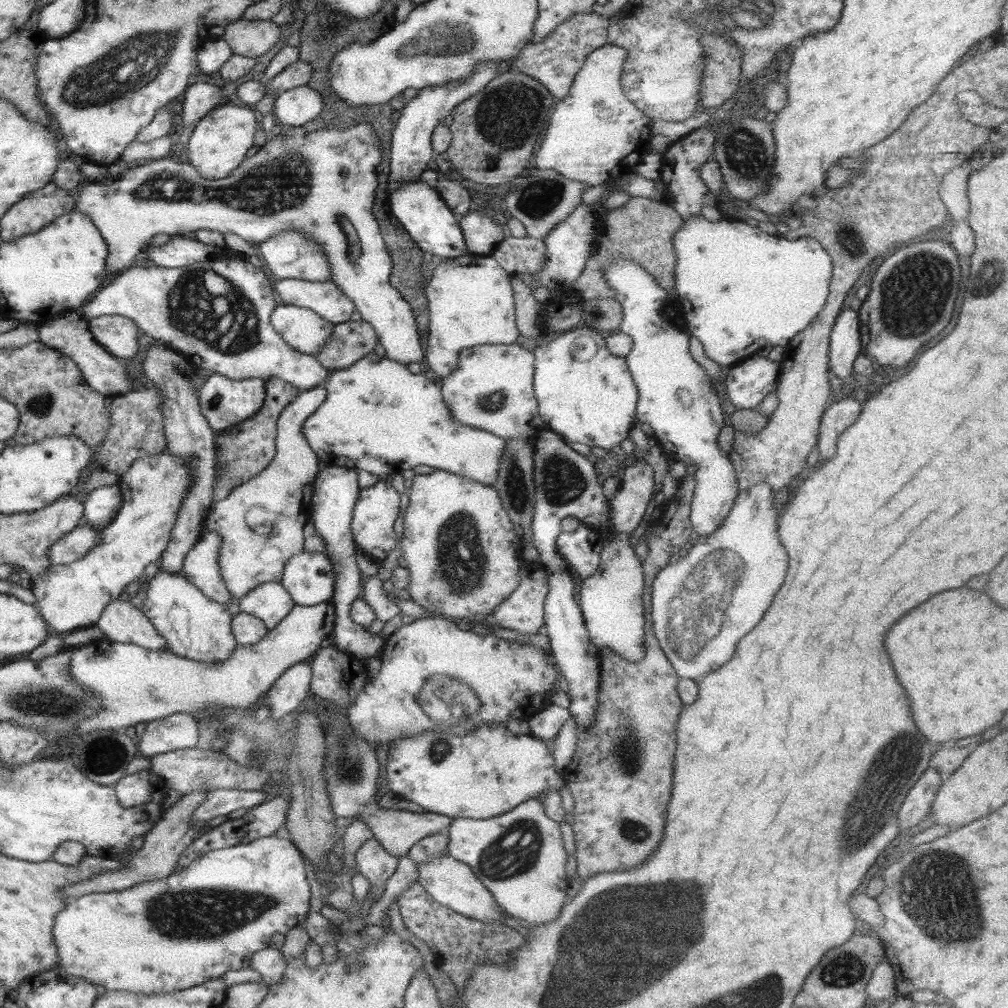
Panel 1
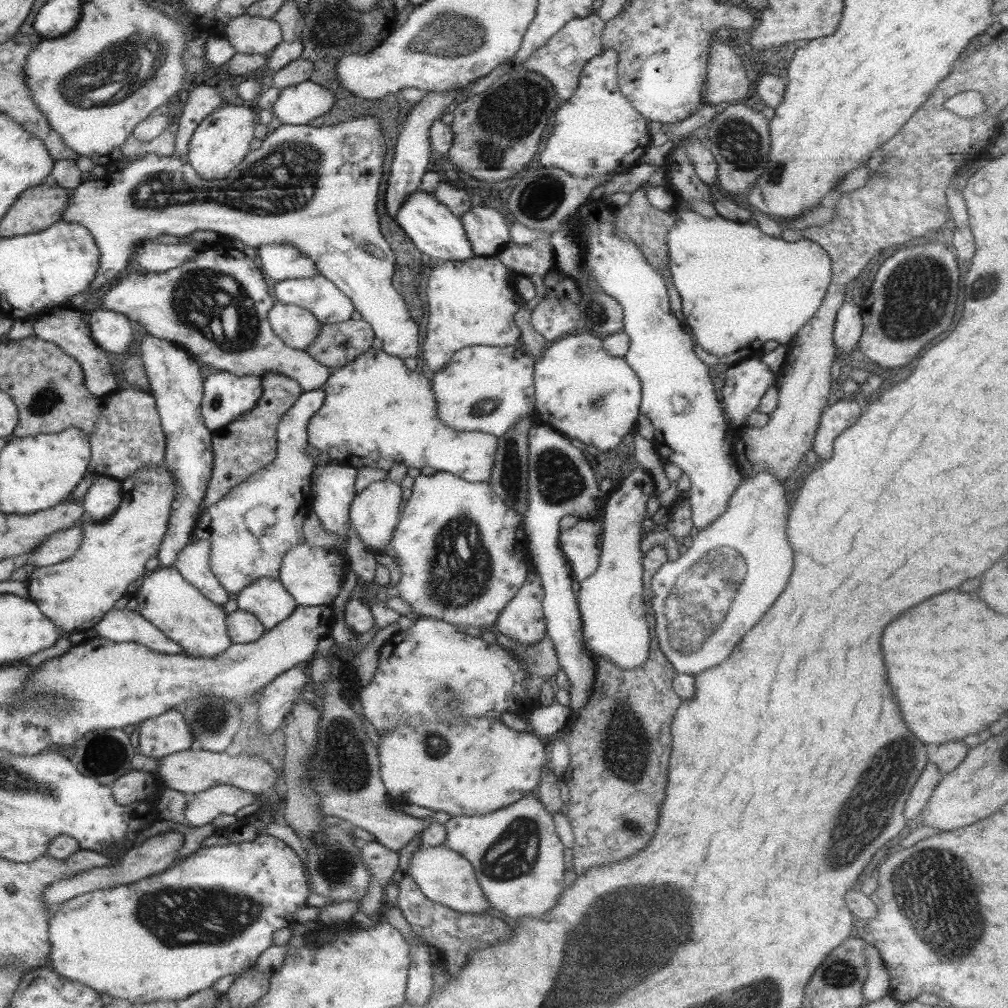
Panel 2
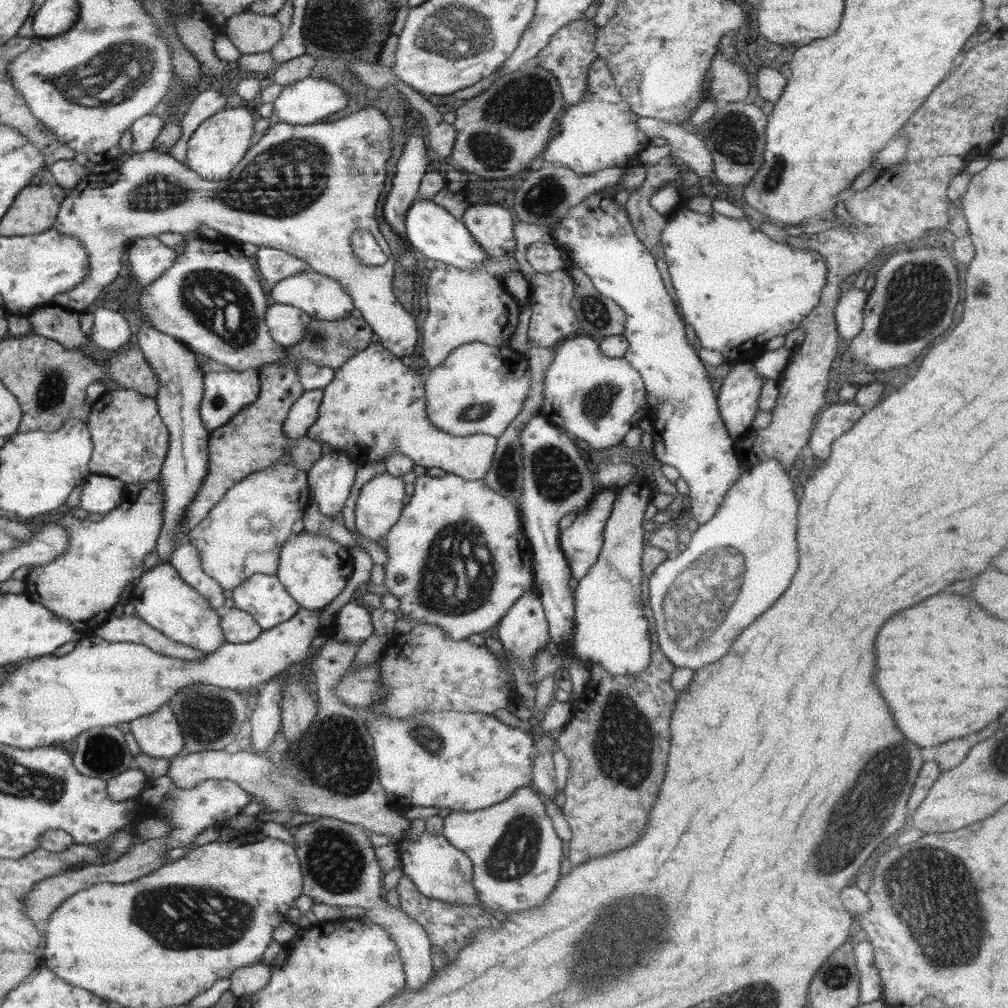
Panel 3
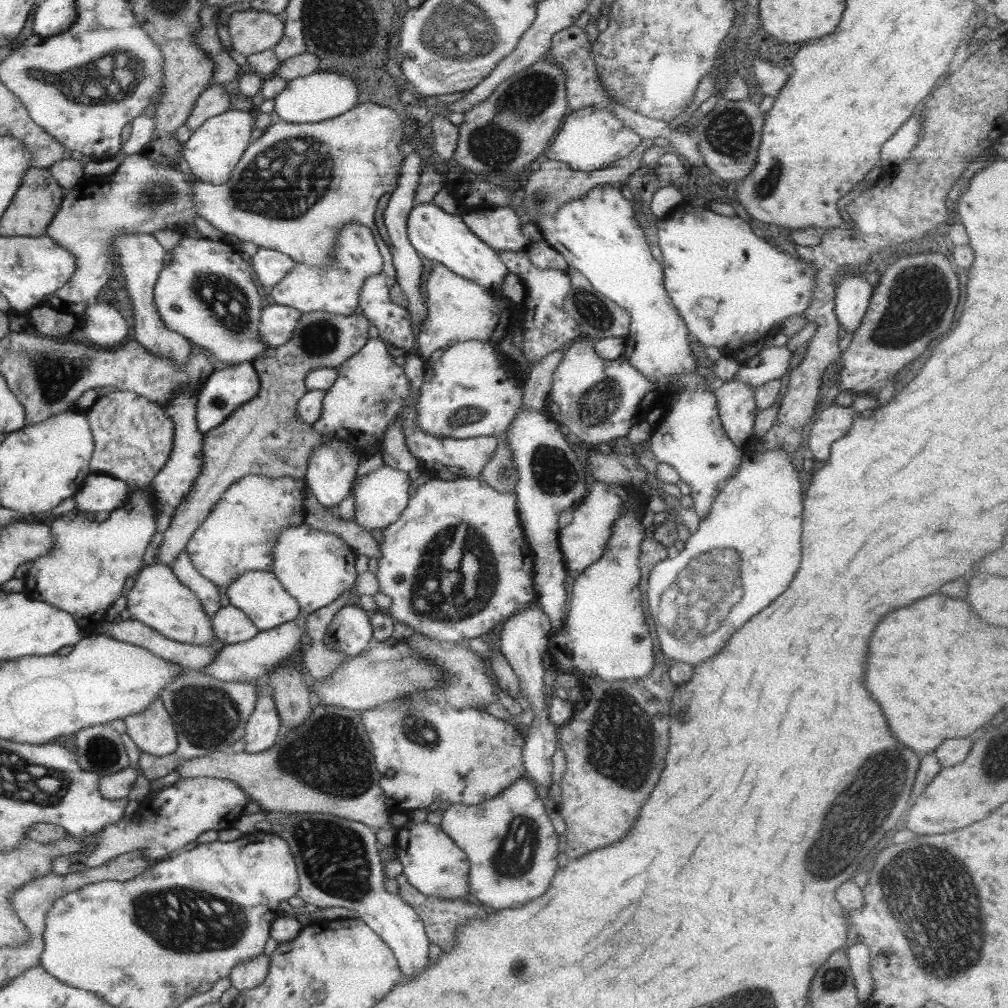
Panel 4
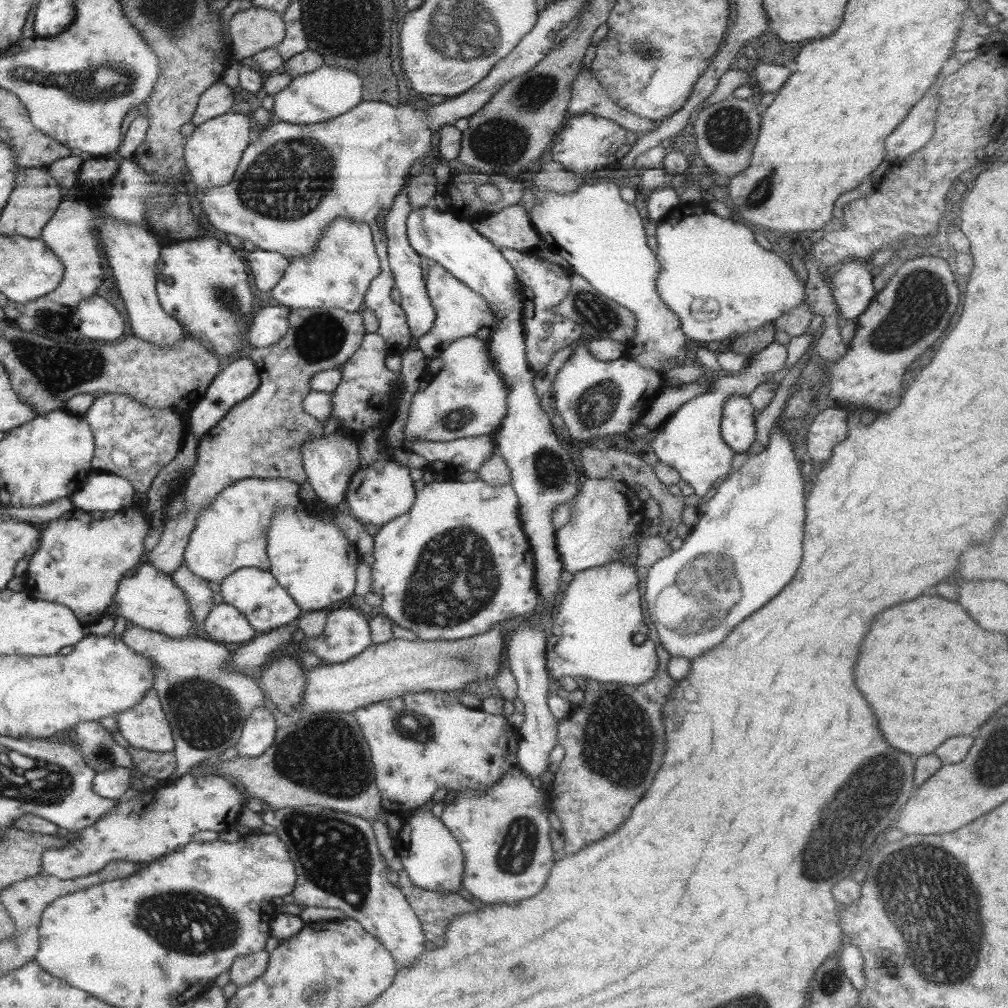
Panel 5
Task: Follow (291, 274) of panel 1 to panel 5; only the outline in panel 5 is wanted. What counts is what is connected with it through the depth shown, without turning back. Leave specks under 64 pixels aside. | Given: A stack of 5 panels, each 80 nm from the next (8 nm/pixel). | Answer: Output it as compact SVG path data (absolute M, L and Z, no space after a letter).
M254 250L248 257L248 266L250 266L250 274L254 275L254 282L259 290L272 290L280 278L284 275L286 267L288 267L288 259L282 254L270 252L268 250Z

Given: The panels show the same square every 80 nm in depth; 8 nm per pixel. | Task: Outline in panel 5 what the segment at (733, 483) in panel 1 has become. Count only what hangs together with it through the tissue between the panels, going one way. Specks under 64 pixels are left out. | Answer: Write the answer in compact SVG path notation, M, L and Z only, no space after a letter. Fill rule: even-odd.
M603 179L581 184L576 192L570 194L558 194L549 190L532 207L530 220L542 241L568 262L571 271L586 279L600 294L635 314L636 334L628 342L626 358L656 372L660 371L660 362L672 362L671 368L684 365L687 336L681 329L678 316L668 310L666 304L660 300L656 286L660 264L655 253L648 247L648 238L637 205L624 201L616 184ZM773 341L760 352L756 352L749 363L739 370L738 376L721 377L704 393L682 403L677 412L660 426L657 436L651 443L652 450L660 463L675 468L681 479L694 488L694 495L705 498L707 492L733 470L732 458L735 450L724 442L721 433L722 407L725 400L732 395L752 394L755 387L766 381L766 375L773 375L782 370L786 364L787 354L787 345Z

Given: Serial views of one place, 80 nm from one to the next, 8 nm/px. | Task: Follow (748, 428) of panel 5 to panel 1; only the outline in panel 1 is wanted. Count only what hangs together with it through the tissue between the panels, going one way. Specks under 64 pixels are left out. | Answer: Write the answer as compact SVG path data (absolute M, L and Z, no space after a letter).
M756 354L727 368L726 386L731 403L740 410L758 406L777 389L780 365Z

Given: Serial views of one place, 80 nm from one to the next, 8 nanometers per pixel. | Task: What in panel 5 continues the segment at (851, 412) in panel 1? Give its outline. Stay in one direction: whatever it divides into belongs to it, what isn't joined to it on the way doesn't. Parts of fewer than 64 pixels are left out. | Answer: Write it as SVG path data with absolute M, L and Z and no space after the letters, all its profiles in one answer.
M829 407L820 412L808 428L808 454L813 460L828 460L835 444L848 436L847 412L840 407Z

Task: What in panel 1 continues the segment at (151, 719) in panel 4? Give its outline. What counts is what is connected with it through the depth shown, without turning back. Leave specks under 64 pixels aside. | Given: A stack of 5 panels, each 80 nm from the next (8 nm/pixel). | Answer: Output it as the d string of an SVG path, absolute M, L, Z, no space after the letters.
M182 712L151 721L137 743L137 751L141 756L152 758L158 754L192 749L198 744L198 727L192 715Z

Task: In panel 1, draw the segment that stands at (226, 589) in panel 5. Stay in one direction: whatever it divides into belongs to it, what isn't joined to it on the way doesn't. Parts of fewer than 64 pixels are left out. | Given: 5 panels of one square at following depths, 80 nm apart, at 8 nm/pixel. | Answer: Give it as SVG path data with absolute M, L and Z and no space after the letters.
M265 582L240 598L241 612L250 613L259 618L268 628L276 625L295 605L288 591L278 582Z

